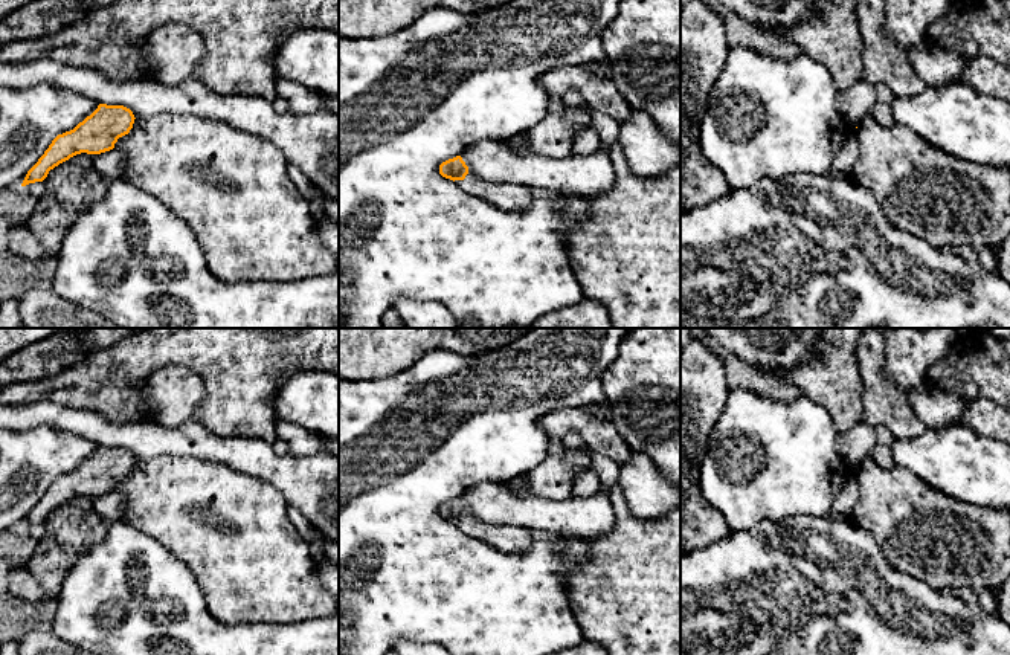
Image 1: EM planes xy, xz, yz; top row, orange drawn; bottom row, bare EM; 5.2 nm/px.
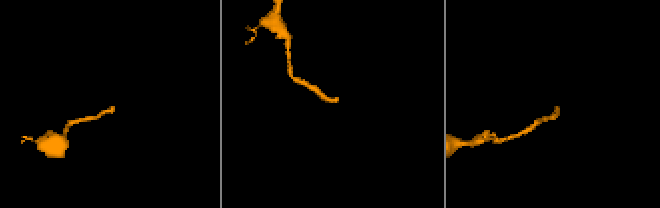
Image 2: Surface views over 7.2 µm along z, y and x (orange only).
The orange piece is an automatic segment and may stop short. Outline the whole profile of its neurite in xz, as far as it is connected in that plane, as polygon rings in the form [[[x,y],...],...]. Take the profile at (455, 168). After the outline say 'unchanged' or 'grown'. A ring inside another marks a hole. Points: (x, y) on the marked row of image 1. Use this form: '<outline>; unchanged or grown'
[[[461,156],[442,162],[439,165],[439,174],[453,180],[464,192],[505,212],[525,209],[532,202],[532,188],[511,182],[481,180],[468,173],[468,166]]]; grown

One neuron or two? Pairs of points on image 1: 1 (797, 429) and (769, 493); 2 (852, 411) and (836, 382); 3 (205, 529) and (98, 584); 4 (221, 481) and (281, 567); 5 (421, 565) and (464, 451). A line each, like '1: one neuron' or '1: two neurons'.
1: one neuron
2: one neuron
3: two neurons
4: one neuron
5: one neuron

